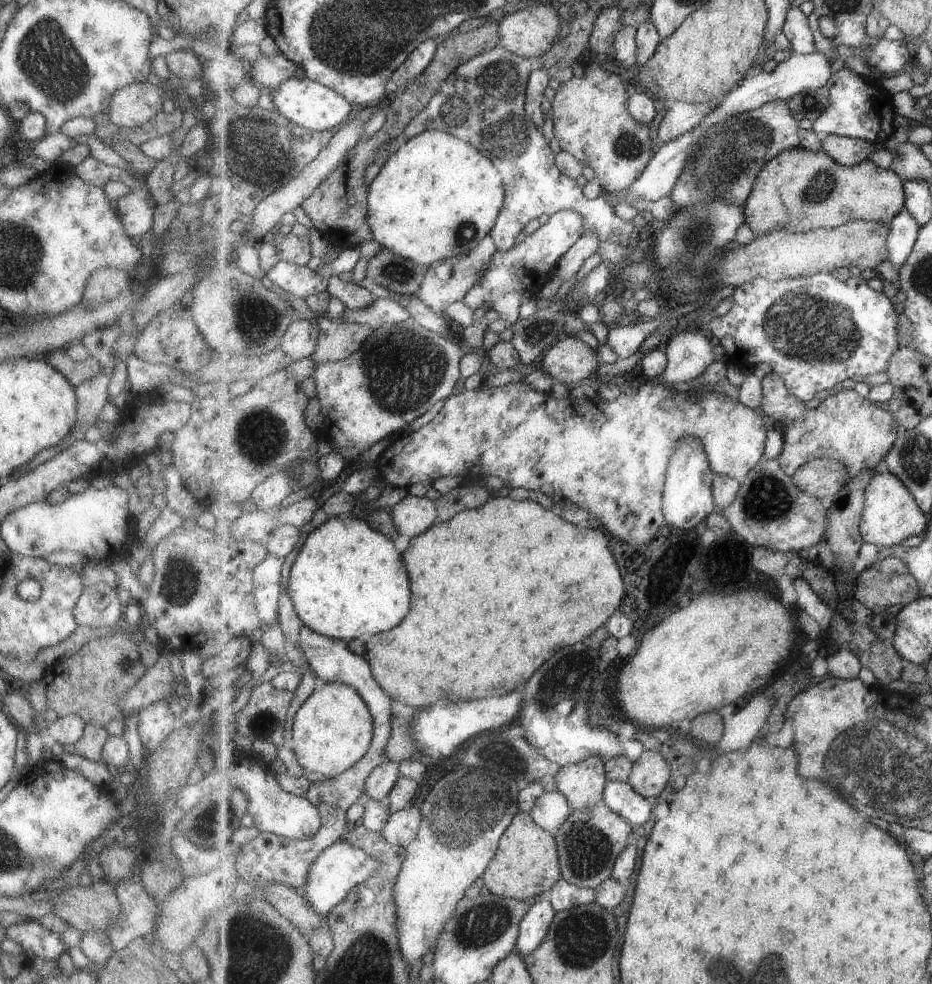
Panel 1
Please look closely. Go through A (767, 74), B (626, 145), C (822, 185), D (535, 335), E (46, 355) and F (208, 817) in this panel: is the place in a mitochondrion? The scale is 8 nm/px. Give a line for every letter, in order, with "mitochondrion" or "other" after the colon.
A: other
B: mitochondrion
C: mitochondrion
D: mitochondrion
E: other
F: other

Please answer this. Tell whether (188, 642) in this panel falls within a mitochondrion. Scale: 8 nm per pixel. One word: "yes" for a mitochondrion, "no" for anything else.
no

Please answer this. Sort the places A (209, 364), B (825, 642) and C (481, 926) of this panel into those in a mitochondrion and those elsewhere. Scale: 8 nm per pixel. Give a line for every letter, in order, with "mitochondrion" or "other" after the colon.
A: other
B: other
C: mitochondrion

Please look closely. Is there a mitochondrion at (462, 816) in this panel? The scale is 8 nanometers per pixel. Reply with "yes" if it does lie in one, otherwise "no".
yes

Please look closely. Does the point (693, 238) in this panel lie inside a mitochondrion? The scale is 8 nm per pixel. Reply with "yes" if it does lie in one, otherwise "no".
yes

